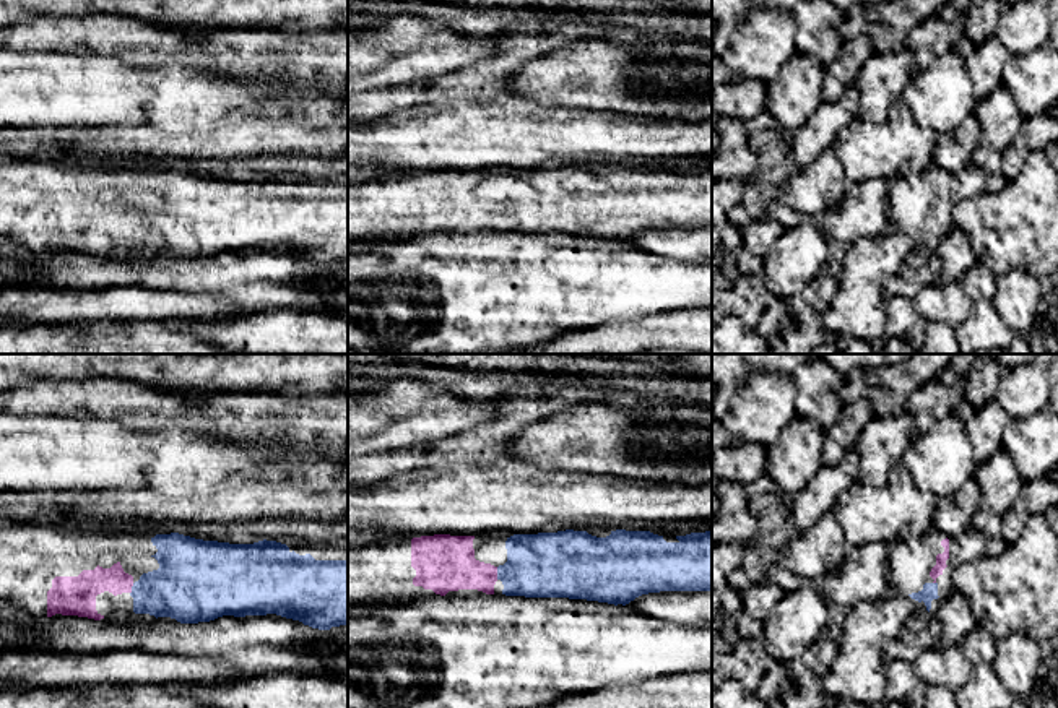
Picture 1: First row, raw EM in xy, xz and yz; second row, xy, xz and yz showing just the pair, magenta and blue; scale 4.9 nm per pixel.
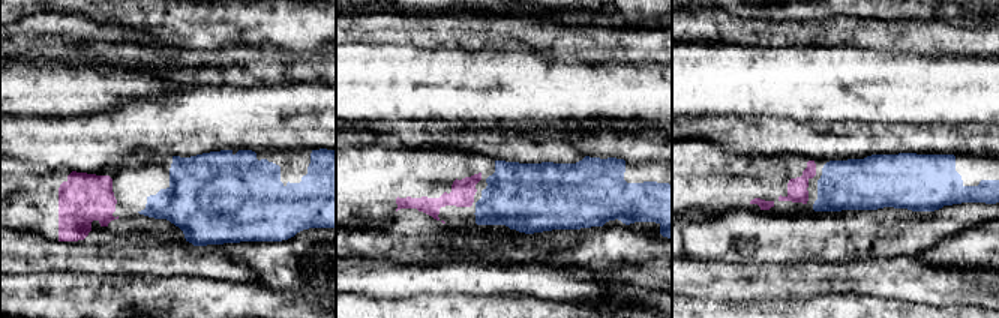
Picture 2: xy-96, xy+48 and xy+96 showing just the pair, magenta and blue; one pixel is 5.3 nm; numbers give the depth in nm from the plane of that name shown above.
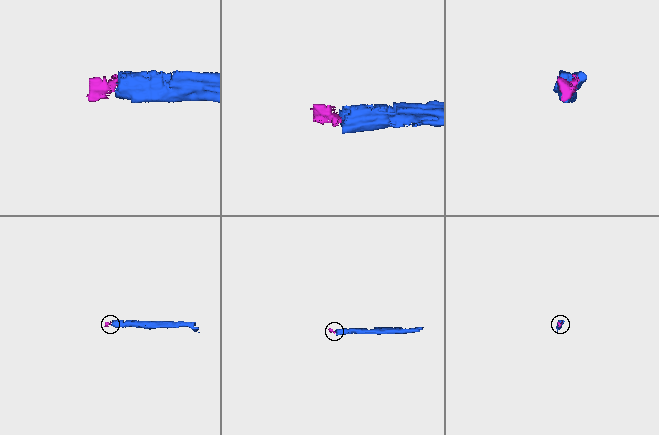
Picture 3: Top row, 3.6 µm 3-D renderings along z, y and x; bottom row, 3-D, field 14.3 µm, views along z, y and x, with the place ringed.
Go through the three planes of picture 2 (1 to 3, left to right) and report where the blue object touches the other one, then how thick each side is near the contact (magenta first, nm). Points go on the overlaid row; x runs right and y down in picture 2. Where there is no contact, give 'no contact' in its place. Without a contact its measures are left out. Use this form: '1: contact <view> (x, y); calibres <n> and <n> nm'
1: no contact
2: no contact
3: no contact

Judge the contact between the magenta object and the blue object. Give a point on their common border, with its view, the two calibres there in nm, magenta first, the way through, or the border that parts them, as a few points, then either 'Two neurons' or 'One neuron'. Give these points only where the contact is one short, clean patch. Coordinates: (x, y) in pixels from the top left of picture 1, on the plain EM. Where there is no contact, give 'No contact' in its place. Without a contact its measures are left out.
Touches magenta at xz (496, 210). Thickness 280 nm (magenta) against 320 nm. Path across: xz (447, 198), (468, 210), (496, 210), (525, 210), (538, 202). One neuron

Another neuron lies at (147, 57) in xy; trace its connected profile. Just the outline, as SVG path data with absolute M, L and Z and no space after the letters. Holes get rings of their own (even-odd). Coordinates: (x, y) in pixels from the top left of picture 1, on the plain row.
M41 15L0 28L0 49L119 55L135 67L177 63L257 86L348 89L348 32L293 36L221 28L187 42L169 26L137 18Z

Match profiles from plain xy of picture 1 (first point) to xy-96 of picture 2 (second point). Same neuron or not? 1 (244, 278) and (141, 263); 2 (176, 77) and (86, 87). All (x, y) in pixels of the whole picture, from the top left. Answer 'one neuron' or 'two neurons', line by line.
1: one neuron
2: one neuron

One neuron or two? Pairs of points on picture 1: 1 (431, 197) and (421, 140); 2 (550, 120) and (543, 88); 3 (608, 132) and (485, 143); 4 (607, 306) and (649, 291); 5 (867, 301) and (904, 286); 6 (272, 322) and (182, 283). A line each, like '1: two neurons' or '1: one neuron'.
1: two neurons
2: two neurons
3: one neuron
4: one neuron
5: two neurons
6: two neurons

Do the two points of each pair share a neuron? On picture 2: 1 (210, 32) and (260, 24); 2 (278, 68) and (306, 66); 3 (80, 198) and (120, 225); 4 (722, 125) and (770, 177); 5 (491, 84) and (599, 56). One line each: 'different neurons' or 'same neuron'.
1: same neuron
2: same neuron
3: different neurons
4: different neurons
5: different neurons

